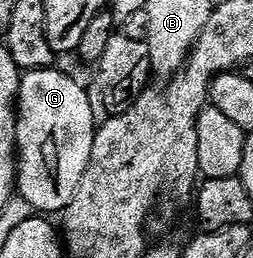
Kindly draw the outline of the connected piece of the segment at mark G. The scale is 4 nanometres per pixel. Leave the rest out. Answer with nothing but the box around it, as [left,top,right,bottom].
[16,68,98,216]

